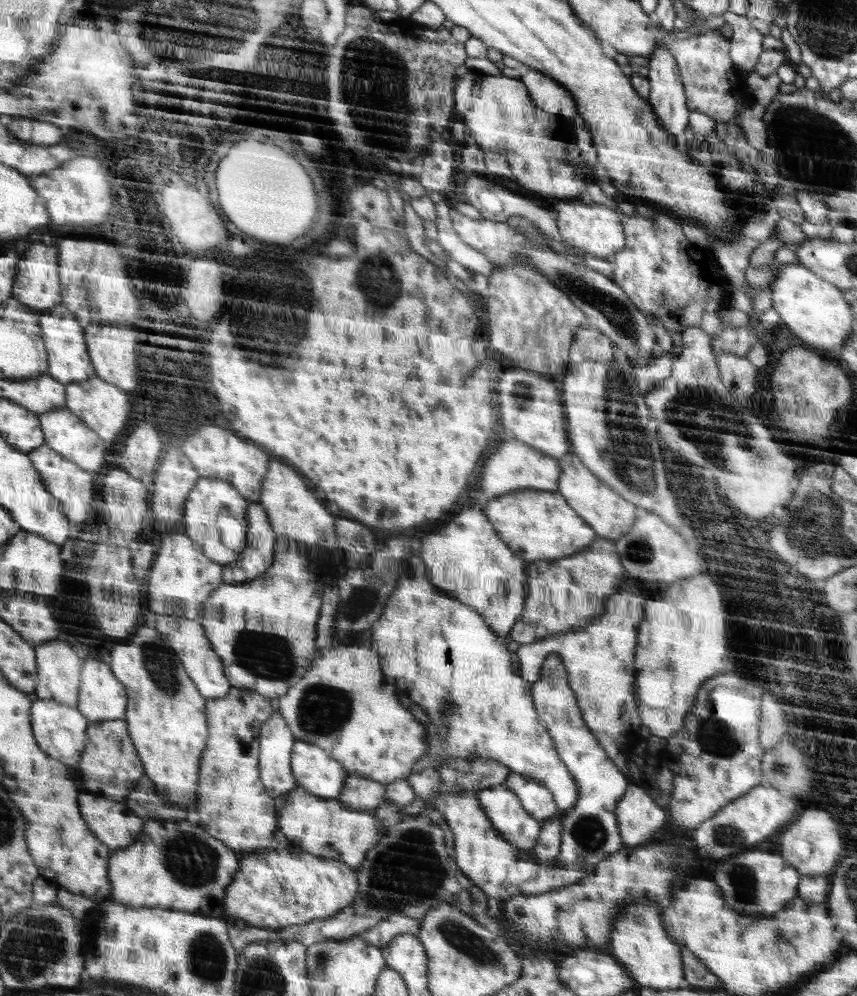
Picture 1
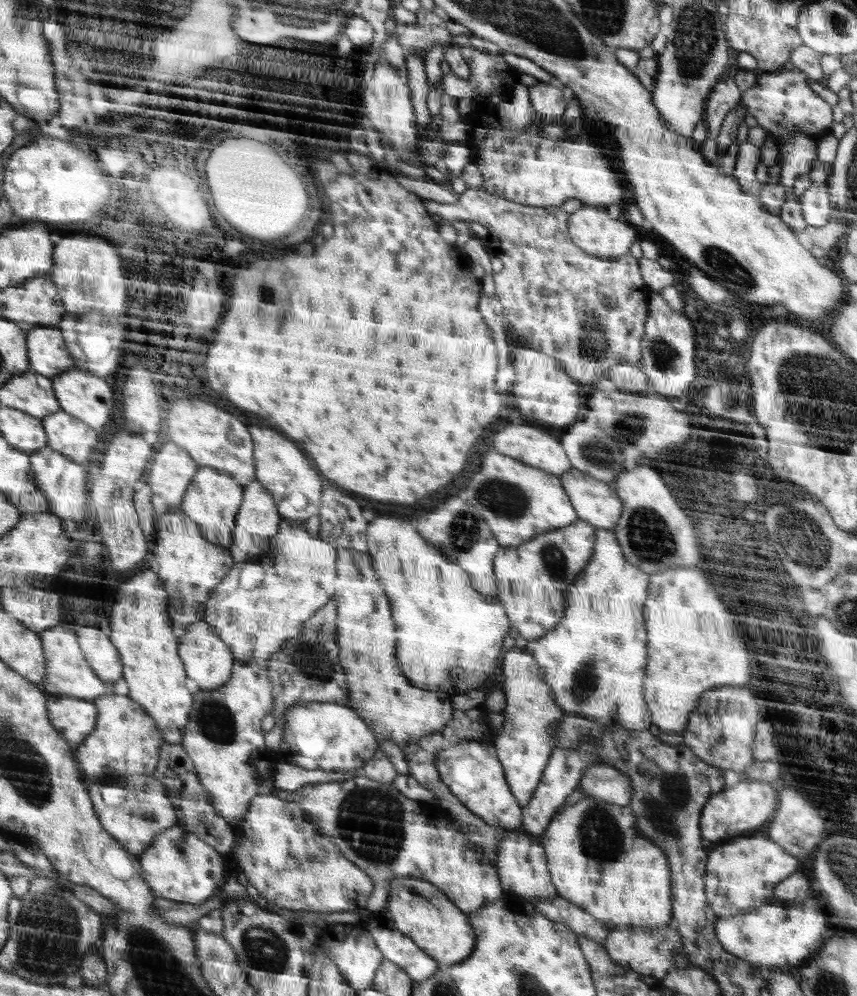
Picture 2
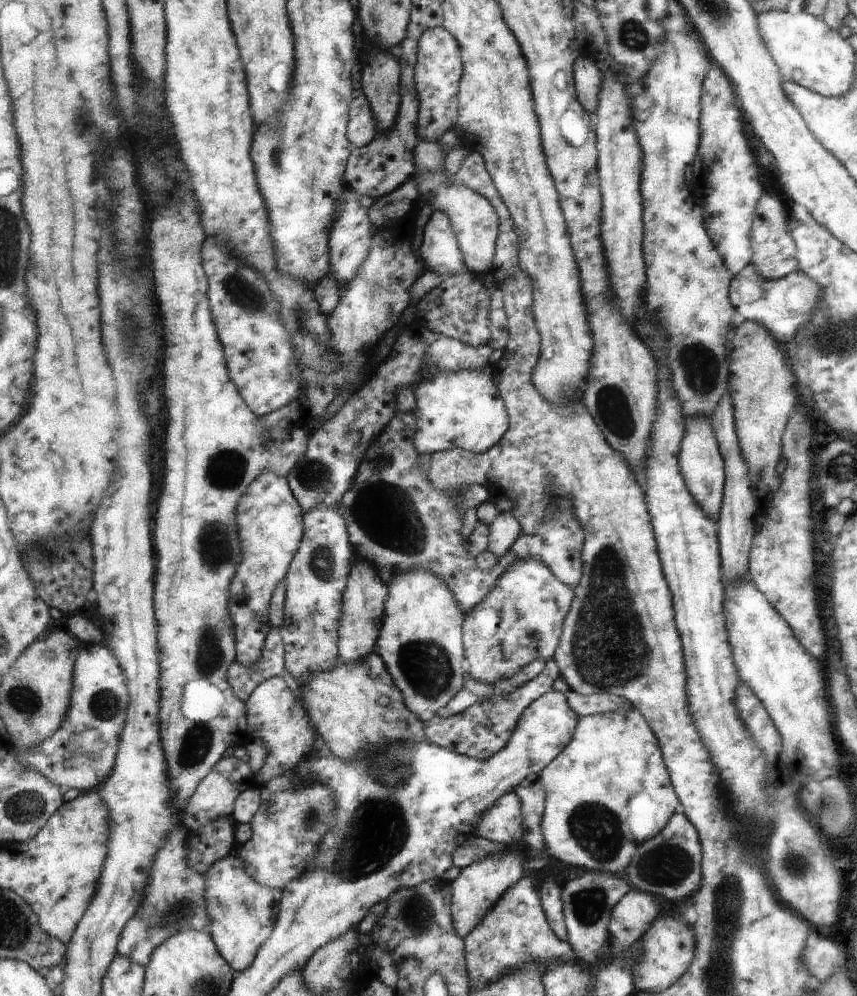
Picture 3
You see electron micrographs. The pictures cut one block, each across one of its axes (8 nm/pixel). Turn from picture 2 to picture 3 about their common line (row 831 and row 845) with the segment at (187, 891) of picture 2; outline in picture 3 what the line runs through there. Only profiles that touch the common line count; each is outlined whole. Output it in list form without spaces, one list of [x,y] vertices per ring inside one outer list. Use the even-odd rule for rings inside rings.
[[[183,824],[175,829],[165,844],[166,848],[158,853],[149,885],[146,886],[145,901],[123,933],[119,952],[145,967],[150,966],[150,962],[154,960],[156,948],[172,940],[182,930],[194,928],[204,932],[213,924],[209,898],[206,898],[209,894],[206,878],[188,866],[186,844],[180,844],[186,842],[186,828],[188,827]]]

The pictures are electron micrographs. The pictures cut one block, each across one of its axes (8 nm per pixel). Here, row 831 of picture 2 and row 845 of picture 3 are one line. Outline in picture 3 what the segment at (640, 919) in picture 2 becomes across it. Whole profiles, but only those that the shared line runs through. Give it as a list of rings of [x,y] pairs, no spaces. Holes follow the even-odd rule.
[[[634,708],[625,712],[580,717],[577,732],[574,733],[573,740],[570,741],[569,746],[552,764],[543,768],[539,772],[539,775],[542,786],[545,787],[544,821],[541,823],[541,827],[542,834],[545,837],[545,848],[549,856],[554,856],[558,860],[559,865],[568,864],[570,866],[578,866],[590,872],[606,872],[606,874],[615,874],[616,876],[624,877],[626,874],[626,866],[630,866],[630,861],[633,860],[638,845],[662,833],[666,825],[673,818],[674,810],[678,806],[679,798],[676,798],[677,794],[674,794],[674,790],[672,790],[672,776],[669,774],[669,769],[665,764],[664,754],[661,750],[661,744],[657,738],[657,734],[650,727],[649,720],[641,714],[641,711]]]

